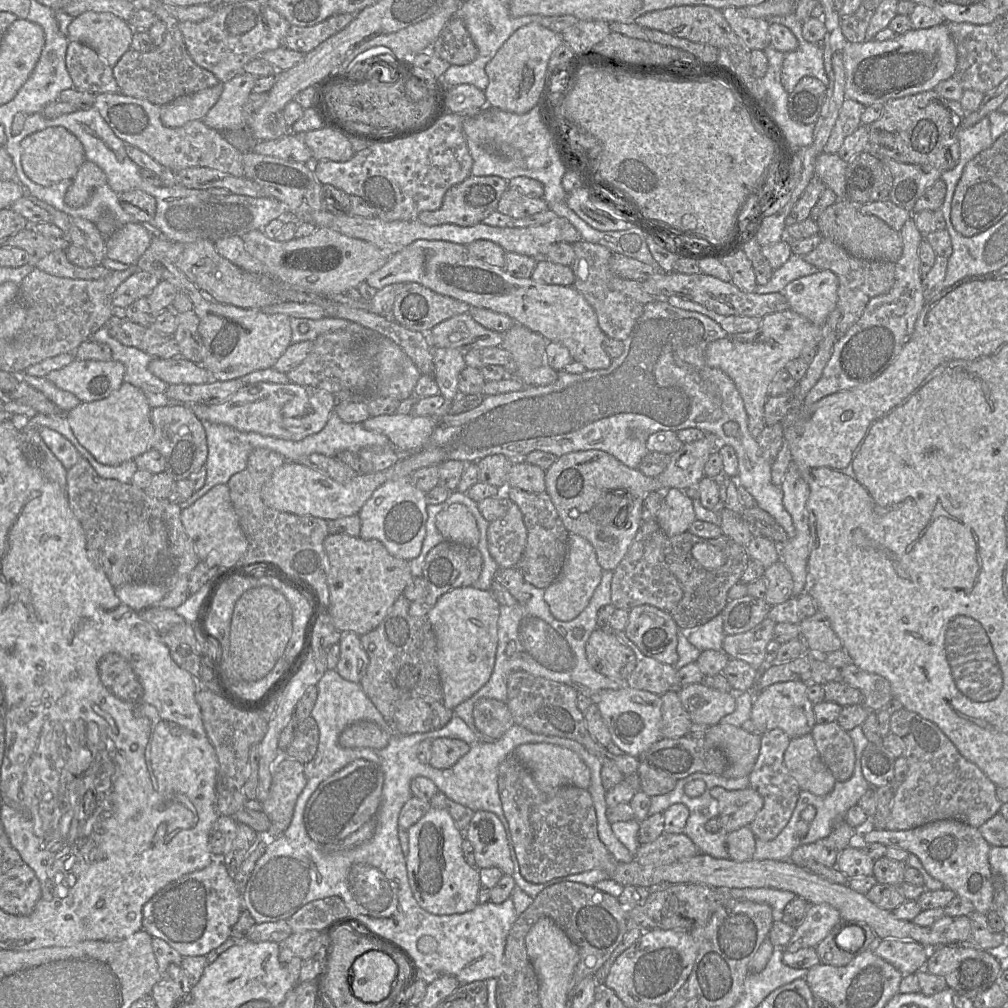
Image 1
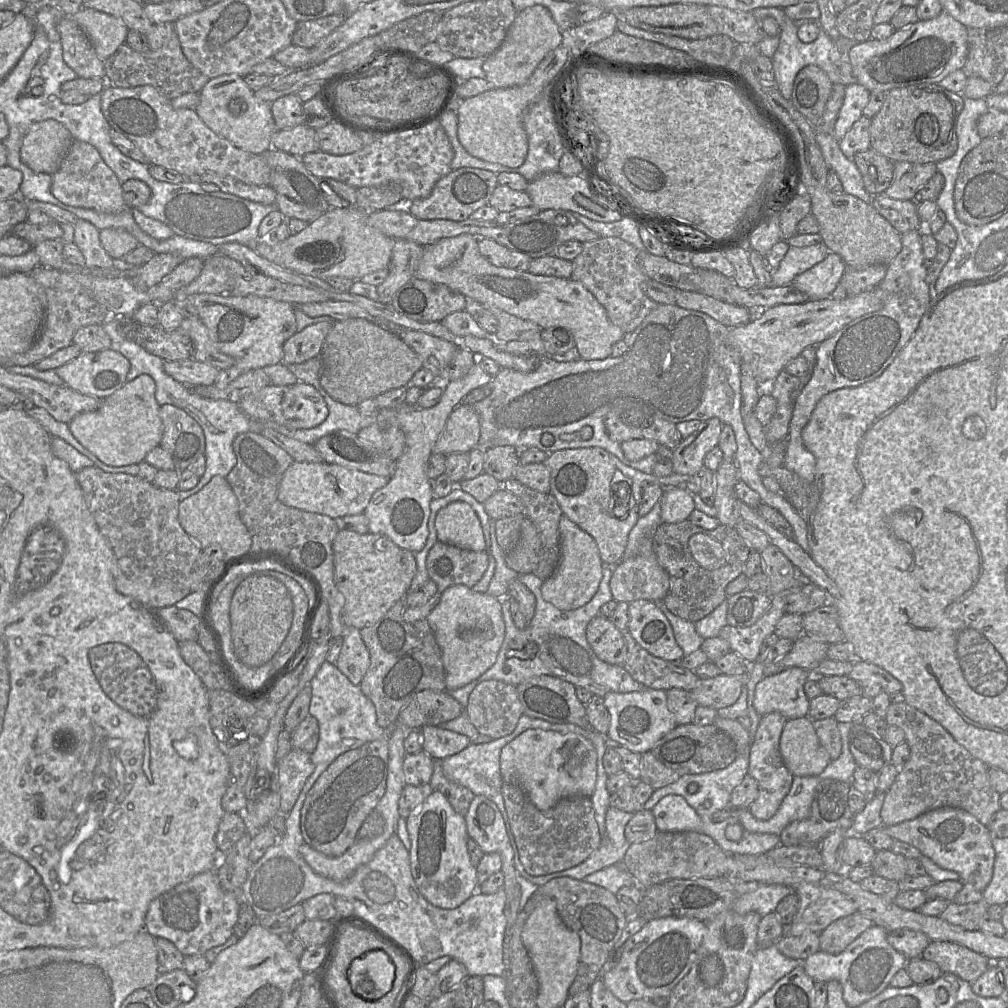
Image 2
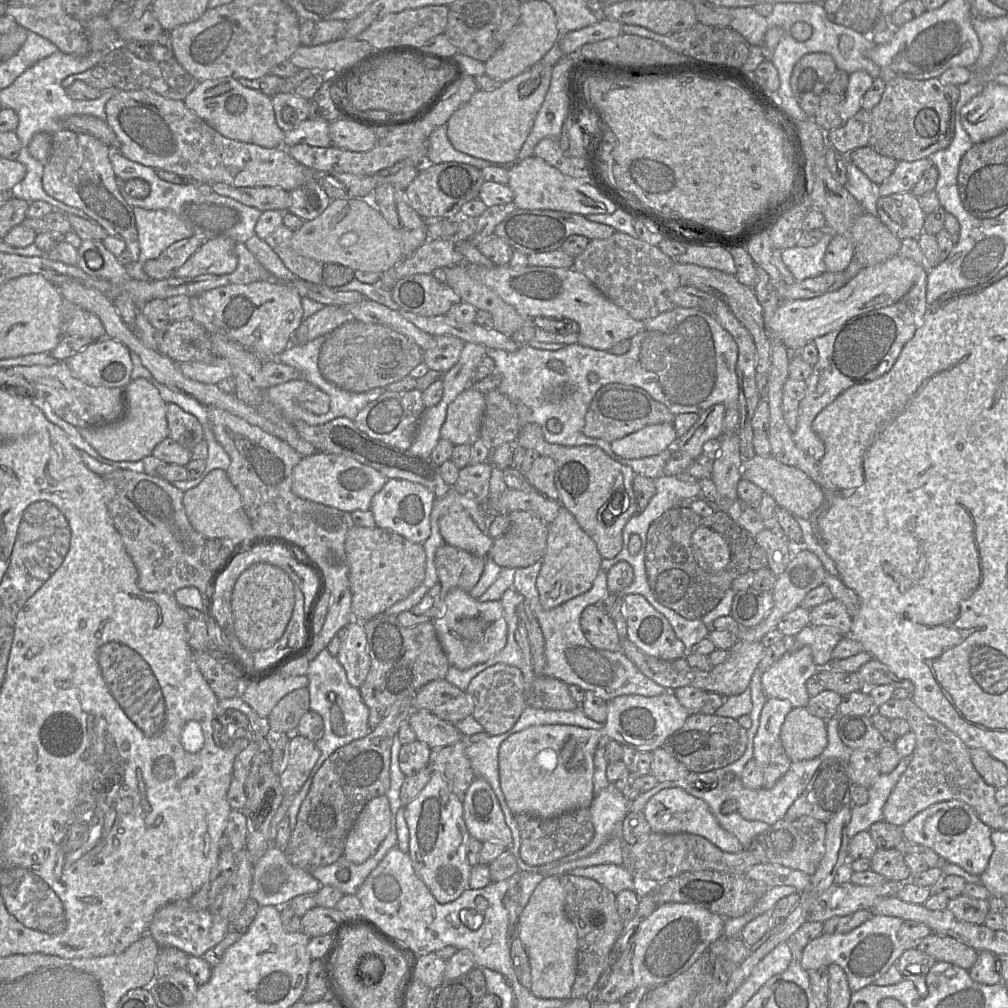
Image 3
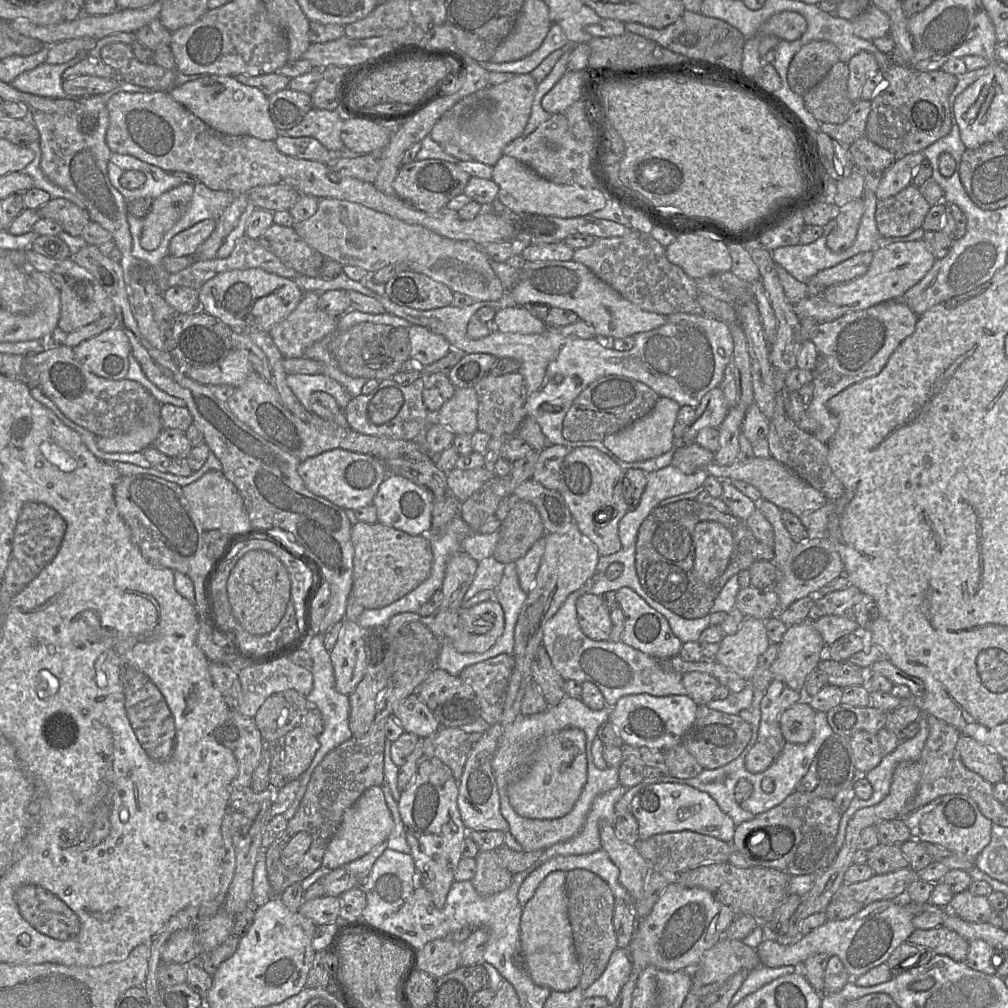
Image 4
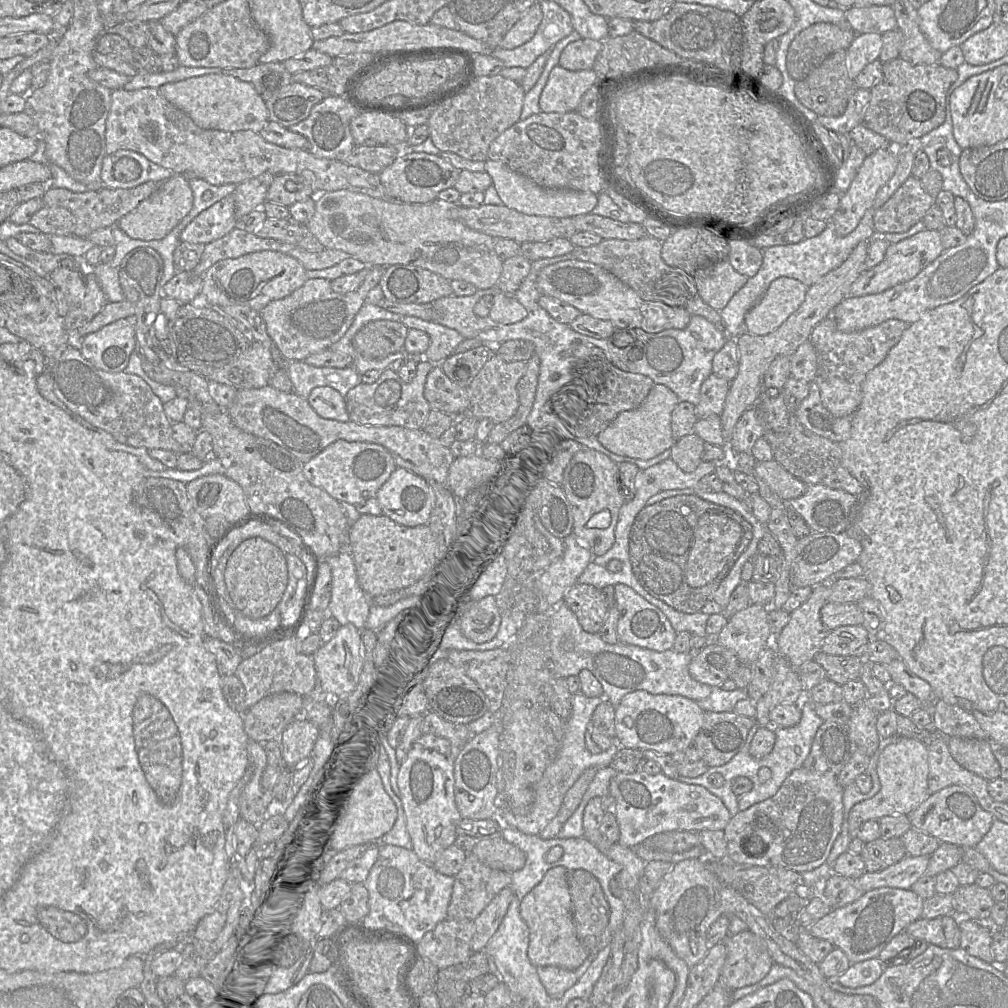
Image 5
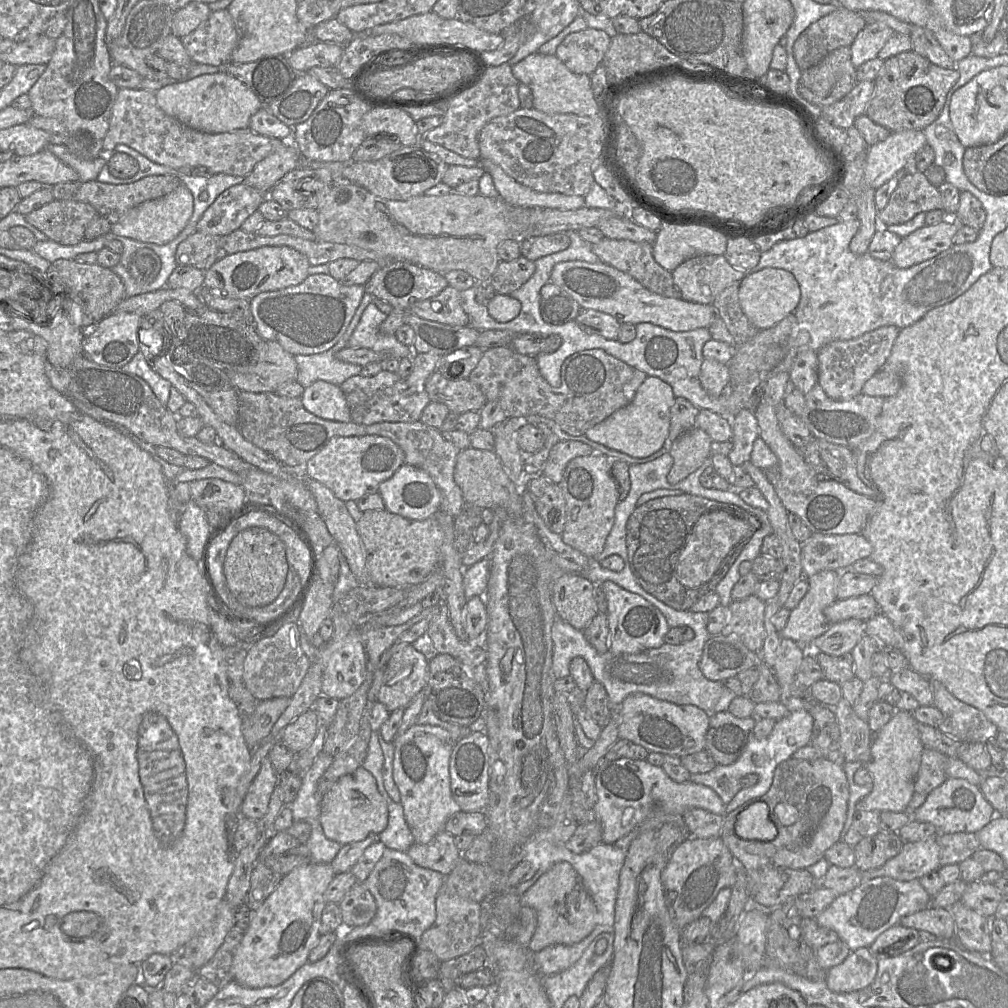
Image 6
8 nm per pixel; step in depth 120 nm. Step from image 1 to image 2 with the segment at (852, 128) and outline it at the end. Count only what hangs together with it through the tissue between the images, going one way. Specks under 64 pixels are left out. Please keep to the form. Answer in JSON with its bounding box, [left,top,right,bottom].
[833,83,870,141]

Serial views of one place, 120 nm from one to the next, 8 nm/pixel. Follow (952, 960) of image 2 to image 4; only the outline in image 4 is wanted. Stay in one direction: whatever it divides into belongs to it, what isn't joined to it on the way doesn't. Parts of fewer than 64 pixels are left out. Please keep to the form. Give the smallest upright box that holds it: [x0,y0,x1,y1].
[908,925,969,962]

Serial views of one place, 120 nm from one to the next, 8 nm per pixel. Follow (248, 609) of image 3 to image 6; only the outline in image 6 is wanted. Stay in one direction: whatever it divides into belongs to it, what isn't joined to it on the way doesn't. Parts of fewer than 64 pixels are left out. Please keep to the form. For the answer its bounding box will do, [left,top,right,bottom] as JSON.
[224,527,287,607]

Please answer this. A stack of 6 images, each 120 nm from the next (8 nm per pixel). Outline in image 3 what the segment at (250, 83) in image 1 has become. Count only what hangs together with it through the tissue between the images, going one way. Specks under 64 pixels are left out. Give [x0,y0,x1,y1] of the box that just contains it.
[184,77,285,148]

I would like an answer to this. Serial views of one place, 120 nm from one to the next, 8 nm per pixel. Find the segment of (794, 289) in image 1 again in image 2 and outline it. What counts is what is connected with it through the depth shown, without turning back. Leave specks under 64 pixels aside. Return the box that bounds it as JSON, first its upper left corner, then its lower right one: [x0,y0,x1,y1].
[792,252,845,300]

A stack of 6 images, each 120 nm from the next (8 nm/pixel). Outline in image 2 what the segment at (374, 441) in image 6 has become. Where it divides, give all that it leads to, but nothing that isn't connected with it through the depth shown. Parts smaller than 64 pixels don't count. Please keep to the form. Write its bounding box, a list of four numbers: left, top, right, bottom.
[278,461,390,519]

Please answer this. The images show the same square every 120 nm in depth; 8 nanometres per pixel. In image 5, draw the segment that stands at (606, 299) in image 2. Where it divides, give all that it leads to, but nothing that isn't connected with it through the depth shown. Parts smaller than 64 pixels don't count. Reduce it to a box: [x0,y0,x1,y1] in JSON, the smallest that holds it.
[575,235,724,330]

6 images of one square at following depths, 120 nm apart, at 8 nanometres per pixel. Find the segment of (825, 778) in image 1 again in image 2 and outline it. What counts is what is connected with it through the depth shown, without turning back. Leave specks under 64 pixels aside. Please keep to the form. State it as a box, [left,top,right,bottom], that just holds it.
[780,716,831,776]

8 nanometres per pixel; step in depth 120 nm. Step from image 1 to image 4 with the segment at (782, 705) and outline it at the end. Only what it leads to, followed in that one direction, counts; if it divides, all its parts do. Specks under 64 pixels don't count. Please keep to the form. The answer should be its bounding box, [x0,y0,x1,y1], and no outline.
[771,619,826,695]

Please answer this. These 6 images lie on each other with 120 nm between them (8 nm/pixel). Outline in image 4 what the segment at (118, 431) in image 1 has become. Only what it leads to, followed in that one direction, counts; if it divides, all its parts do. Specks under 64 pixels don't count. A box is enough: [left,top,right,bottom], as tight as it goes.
[97,420,164,453]

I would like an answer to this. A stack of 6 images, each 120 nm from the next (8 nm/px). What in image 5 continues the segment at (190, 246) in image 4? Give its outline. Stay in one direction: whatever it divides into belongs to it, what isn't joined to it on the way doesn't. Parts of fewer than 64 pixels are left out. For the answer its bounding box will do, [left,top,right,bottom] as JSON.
[180,193,238,244]

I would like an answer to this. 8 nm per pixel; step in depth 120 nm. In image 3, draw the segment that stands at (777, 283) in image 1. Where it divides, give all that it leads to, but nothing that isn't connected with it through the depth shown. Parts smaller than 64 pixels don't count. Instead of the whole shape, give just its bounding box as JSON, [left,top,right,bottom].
[782,229,833,281]

